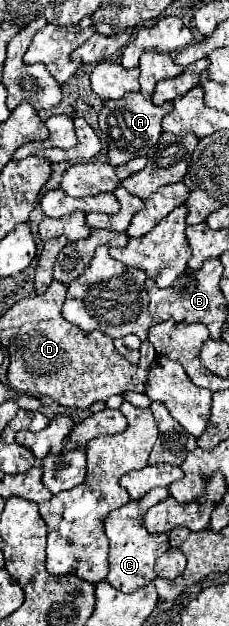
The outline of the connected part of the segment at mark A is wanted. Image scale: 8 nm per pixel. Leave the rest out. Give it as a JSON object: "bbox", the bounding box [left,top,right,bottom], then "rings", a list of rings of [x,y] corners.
{"bbox":[99,93,173,165],"rings":[[[127,93],[117,101],[105,101],[99,113],[99,129],[101,137],[107,143],[107,157],[111,165],[125,165],[135,157],[145,157],[149,149],[159,141],[161,135],[161,119],[173,111],[173,103],[153,105],[151,99],[143,97],[143,93]]]}

